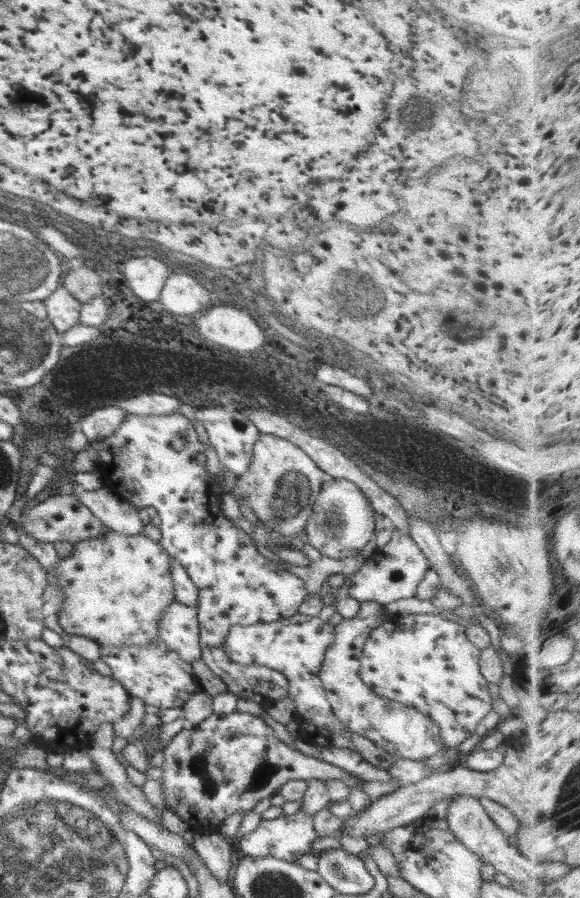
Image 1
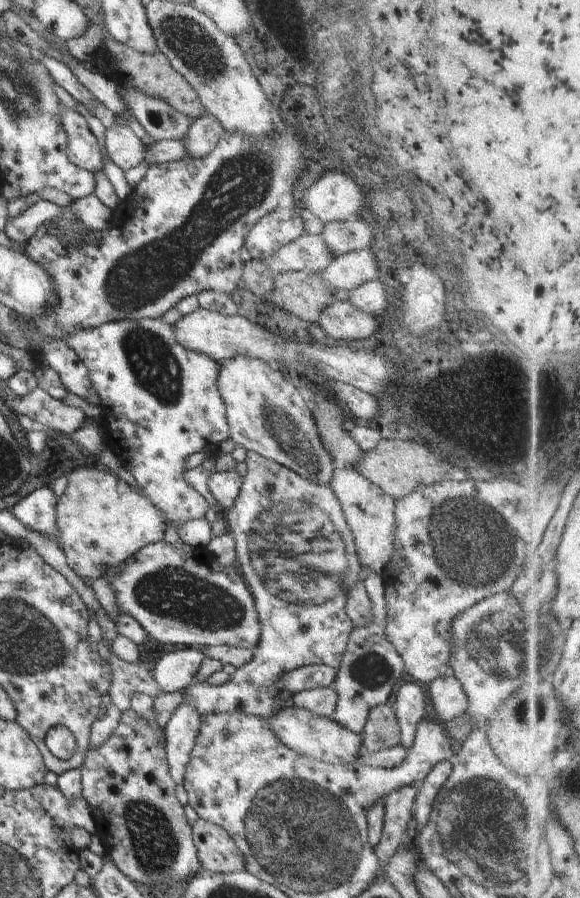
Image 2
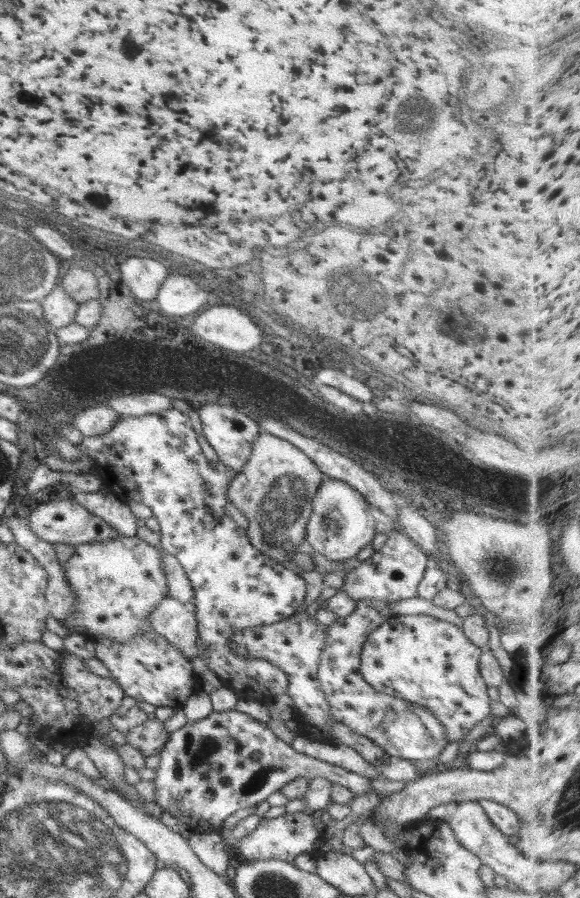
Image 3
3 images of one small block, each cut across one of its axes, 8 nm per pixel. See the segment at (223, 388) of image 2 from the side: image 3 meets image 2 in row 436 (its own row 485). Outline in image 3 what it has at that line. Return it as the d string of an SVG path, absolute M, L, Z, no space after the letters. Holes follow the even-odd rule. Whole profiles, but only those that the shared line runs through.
M260 427L250 458L227 490L227 498L247 518L250 524L246 530L248 538L260 554L275 563L292 562L298 546L306 540L306 523L324 478L325 474L297 446Z

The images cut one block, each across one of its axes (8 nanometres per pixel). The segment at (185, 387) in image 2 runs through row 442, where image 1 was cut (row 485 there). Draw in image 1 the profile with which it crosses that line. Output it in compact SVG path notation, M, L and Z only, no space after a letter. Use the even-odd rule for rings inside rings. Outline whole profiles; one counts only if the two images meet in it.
M180 411L160 416L138 416L128 414L124 419L124 422L122 422L122 424L118 427L118 430L114 431L114 434L100 439L100 442L92 441L89 443L93 445L98 454L100 454L100 450L104 450L104 448L108 450L108 454L112 454L112 460L110 460L110 464L108 464L108 466L105 466L105 464L102 466L102 468L110 468L110 472L112 472L112 468L114 468L114 446L116 446L116 472L112 472L112 478L109 478L109 480L118 480L120 484L108 484L110 490L116 492L123 501L133 504L138 509L152 506L152 508L156 508L156 510L158 510L158 515L162 520L162 523L159 526L160 532L162 533L162 539L159 541L159 544L166 549L166 553L170 557L178 560L178 562L182 564L182 566L186 569L188 576L192 579L192 582L199 590L197 621L199 622L199 648L201 650L200 659L204 661L204 664L218 678L220 678L222 682L224 682L224 684L227 686L227 690L234 696L237 696L239 699L242 698L244 700L253 700L256 702L256 704L259 704L262 708L267 710L275 702L278 702L278 700L282 700L282 698L289 696L288 689L290 684L288 679L283 676L281 672L272 670L267 666L261 666L261 664L244 666L239 662L234 662L226 654L223 644L226 635L228 634L229 628L233 625L248 626L258 623L271 623L280 619L294 616L296 613L298 613L299 606L302 604L302 602L305 601L305 598L309 592L306 591L305 582L301 578L298 578L298 576L294 576L294 574L290 574L290 572L287 570L280 568L276 561L268 560L266 556L262 556L256 547L254 547L250 536L245 531L240 529L240 527L237 527L230 519L224 515L224 512L222 509L220 509L220 504L222 504L222 496L225 494L225 492L222 491L222 487L220 487L220 479L218 475L208 475L208 472L206 471L206 455L204 455L204 445L202 442L198 441L198 435L196 434L196 431L194 431L194 425L191 420L186 418L186 416L184 416Z

